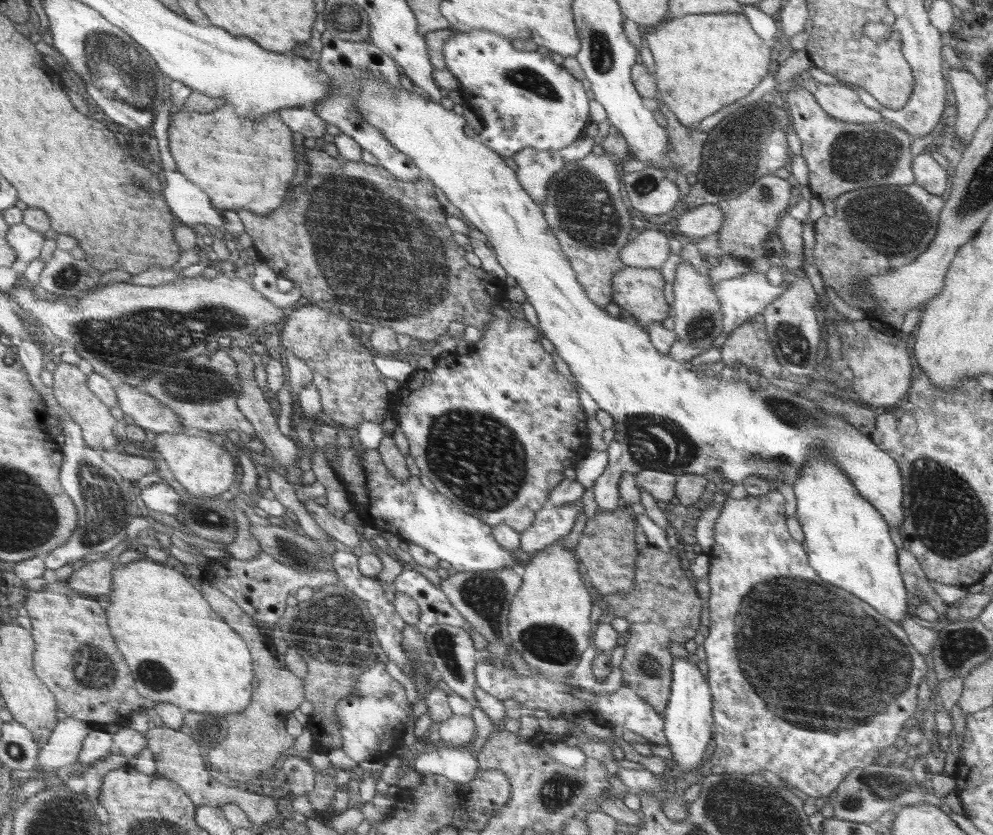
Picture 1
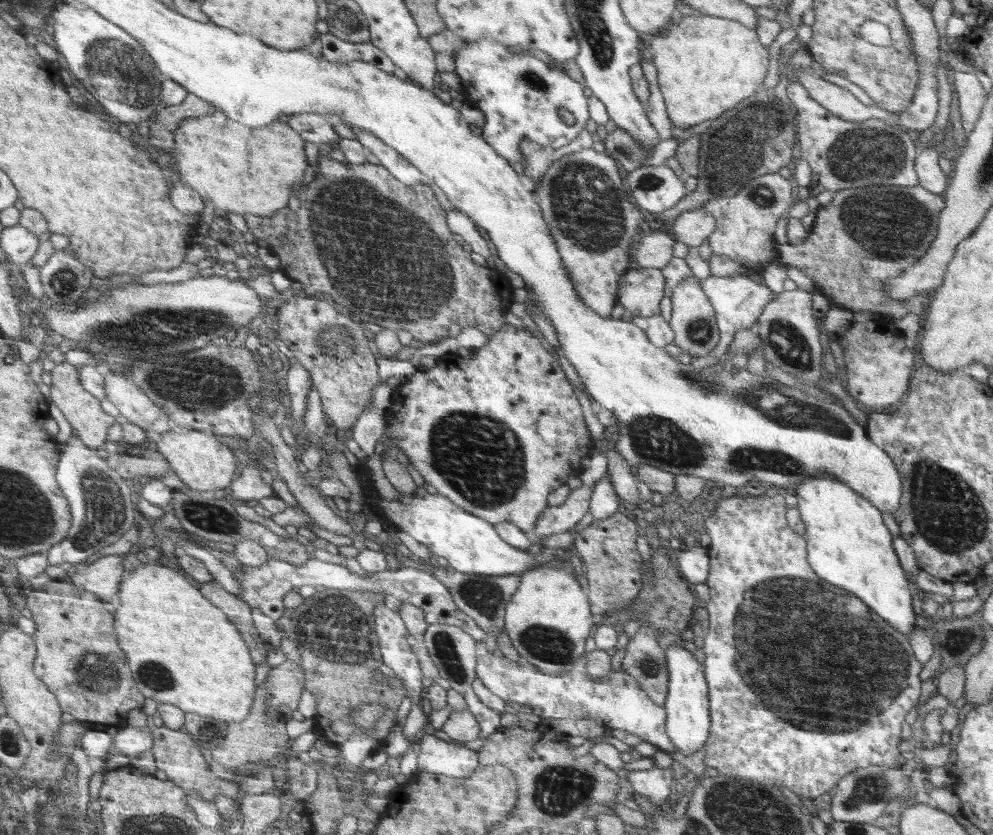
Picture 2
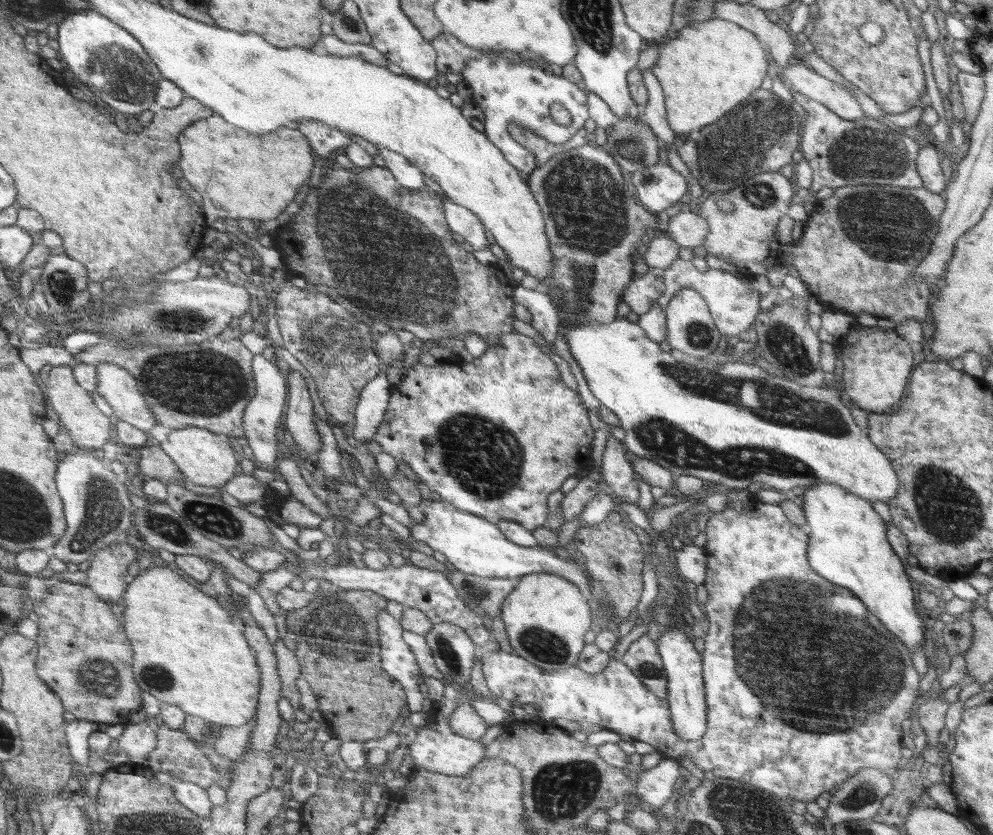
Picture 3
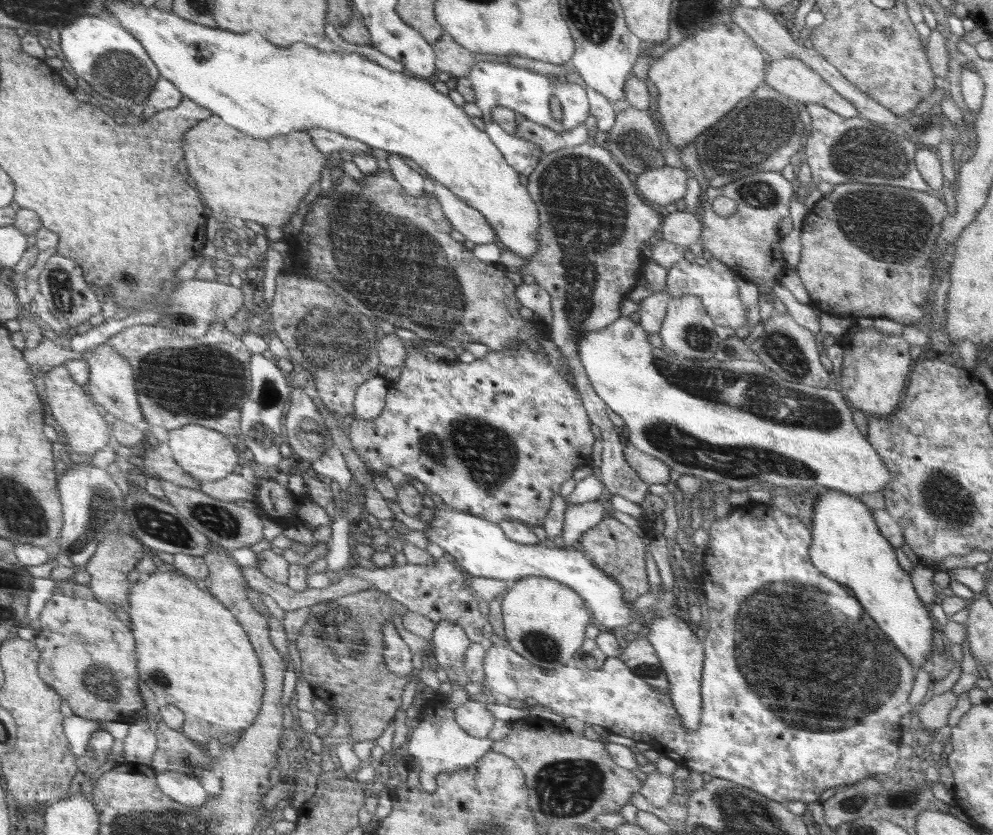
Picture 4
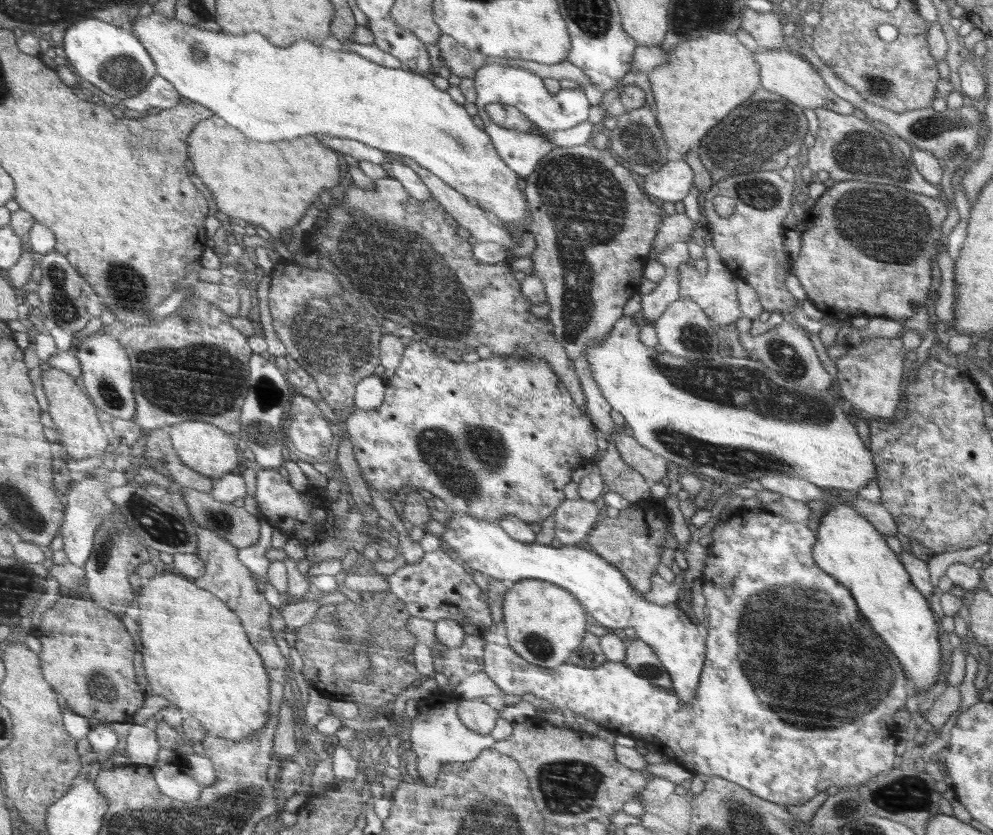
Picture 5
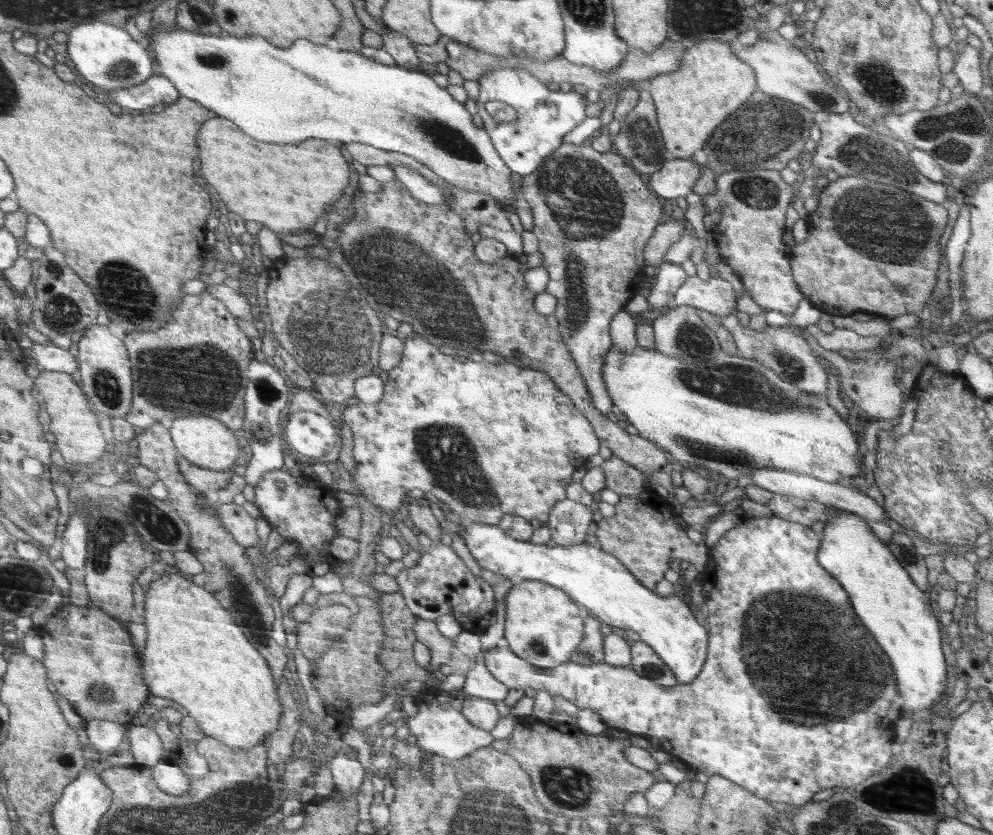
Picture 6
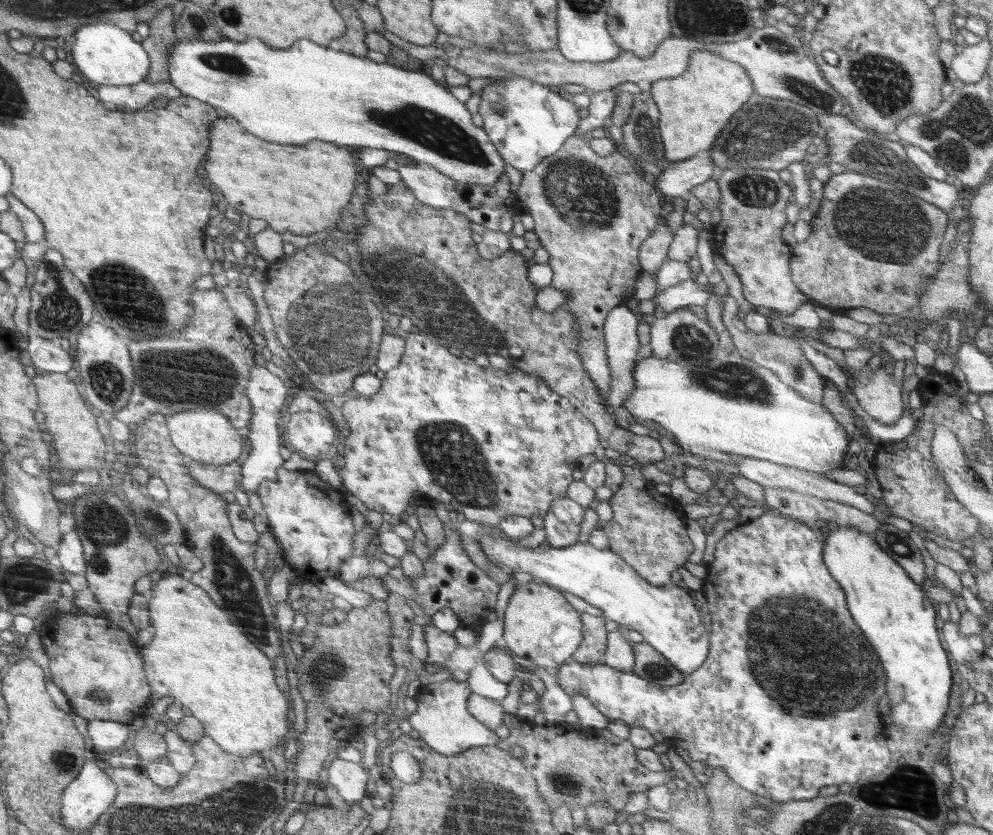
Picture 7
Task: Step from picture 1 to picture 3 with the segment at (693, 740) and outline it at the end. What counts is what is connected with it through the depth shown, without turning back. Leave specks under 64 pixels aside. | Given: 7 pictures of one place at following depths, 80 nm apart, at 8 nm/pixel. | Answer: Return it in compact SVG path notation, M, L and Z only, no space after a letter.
M676 626L665 628L660 641L657 642L665 673L668 675L668 708L673 731L686 740L700 740L706 730L706 703L704 683L702 680L702 656L694 650L692 640L688 640Z

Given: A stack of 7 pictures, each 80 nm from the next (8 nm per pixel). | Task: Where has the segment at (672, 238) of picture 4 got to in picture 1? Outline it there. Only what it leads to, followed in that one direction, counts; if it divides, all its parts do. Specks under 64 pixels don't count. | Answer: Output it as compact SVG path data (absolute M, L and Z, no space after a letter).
M707 204L686 210L678 220L679 230L686 238L701 240L721 229L725 214L718 205Z

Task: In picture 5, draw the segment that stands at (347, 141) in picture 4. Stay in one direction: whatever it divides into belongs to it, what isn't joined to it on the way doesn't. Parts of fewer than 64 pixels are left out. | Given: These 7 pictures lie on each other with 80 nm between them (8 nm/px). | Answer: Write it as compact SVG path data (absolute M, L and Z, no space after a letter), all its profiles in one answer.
M322 135L318 137L320 137L321 143L325 144L328 149L338 150L338 152L351 156L358 161L367 160L374 164L398 161L393 159L392 156L387 157L387 153L384 153L384 151L378 150L378 148L372 148L372 146L368 146L359 140L340 138L332 135Z

